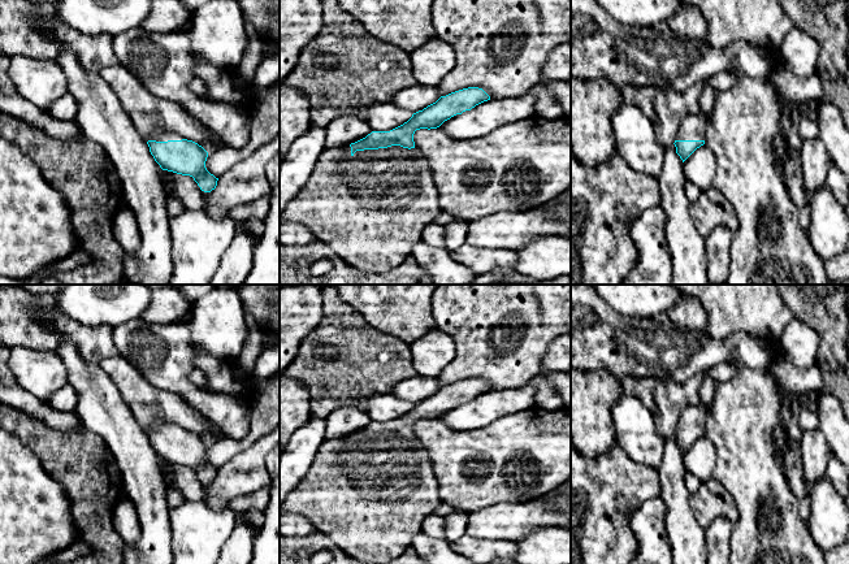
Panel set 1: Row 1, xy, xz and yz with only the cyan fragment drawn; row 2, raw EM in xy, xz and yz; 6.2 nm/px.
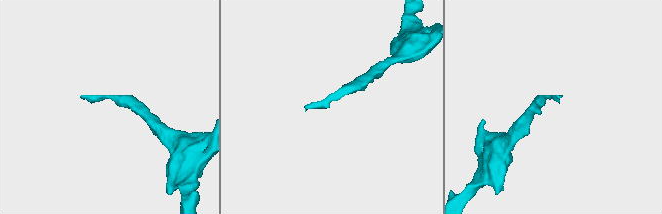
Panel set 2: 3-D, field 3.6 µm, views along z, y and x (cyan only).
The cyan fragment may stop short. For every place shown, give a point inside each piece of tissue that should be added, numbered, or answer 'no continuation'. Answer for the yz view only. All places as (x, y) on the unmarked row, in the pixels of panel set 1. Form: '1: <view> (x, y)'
1: yz (694, 419)

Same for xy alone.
1: xy (160, 428)

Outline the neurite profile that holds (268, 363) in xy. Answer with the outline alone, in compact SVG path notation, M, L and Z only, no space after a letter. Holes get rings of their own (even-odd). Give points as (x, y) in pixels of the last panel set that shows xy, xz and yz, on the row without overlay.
M269 346L264 348L255 364L254 377L272 378L280 370L280 346Z

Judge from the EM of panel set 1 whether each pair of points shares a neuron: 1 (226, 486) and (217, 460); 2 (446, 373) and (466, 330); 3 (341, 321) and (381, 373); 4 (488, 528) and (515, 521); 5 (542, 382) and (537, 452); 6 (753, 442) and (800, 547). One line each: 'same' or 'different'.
1: different
2: same
3: same
4: same
5: different
6: same

